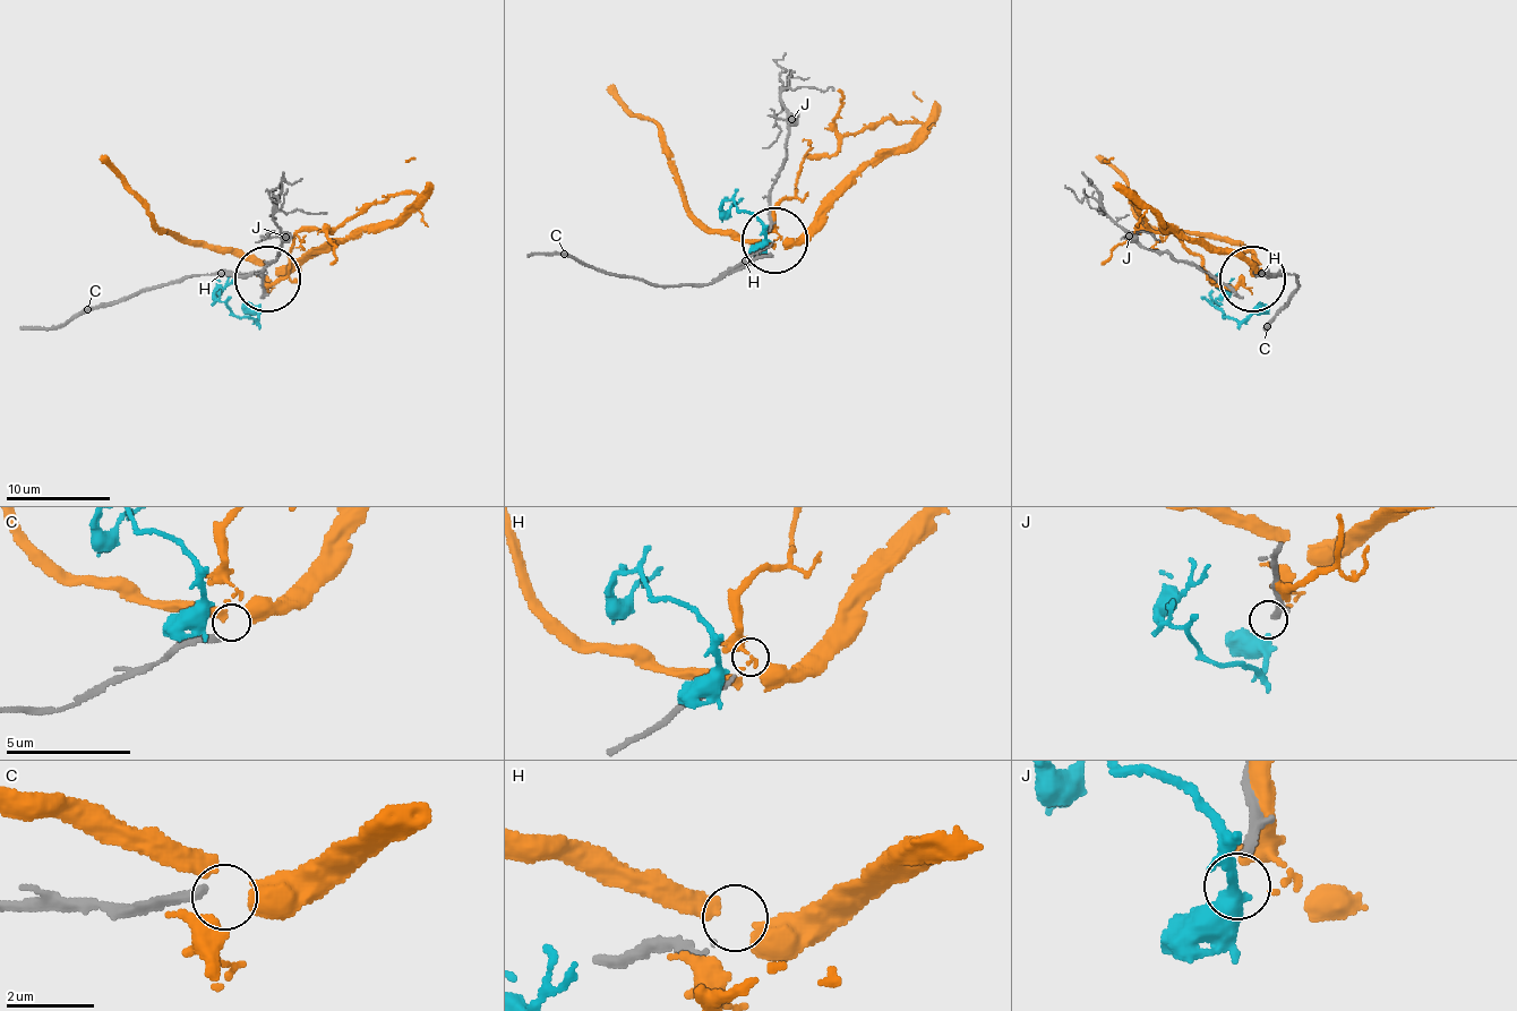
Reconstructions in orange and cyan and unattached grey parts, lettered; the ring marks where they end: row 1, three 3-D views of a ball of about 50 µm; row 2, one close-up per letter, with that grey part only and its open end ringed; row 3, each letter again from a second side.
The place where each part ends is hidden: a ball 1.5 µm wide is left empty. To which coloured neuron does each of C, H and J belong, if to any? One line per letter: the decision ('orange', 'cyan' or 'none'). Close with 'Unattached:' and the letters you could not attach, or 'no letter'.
C: orange
H: none
J: none
Unattached: H, J

